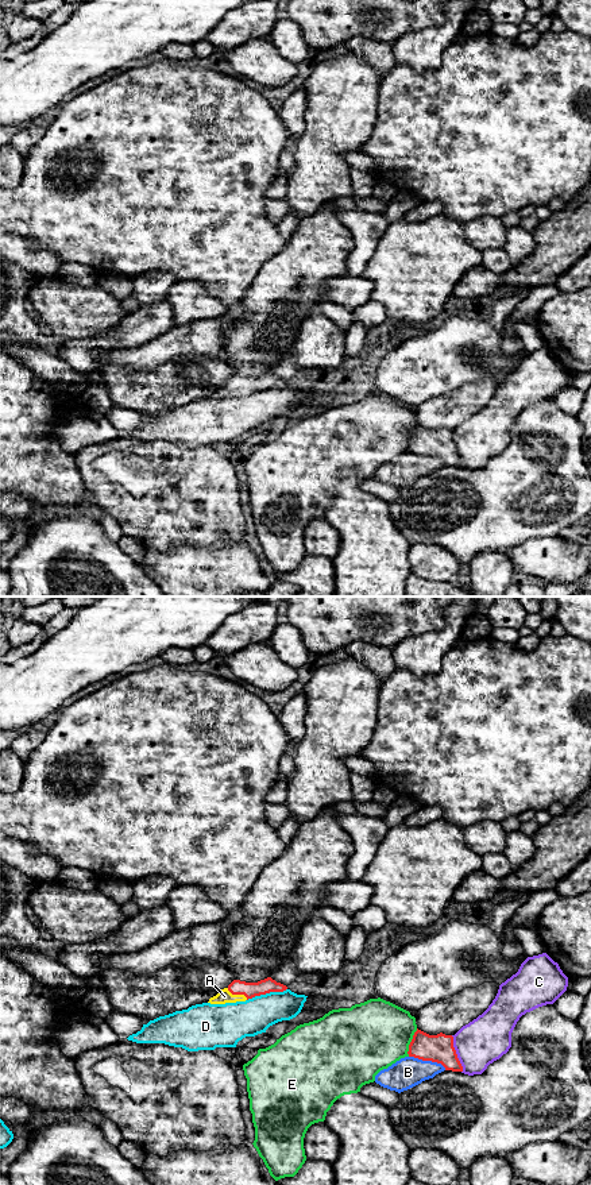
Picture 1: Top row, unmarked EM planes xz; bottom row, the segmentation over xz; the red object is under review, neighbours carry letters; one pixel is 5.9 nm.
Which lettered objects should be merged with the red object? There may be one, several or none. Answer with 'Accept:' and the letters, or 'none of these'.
Accept: A

